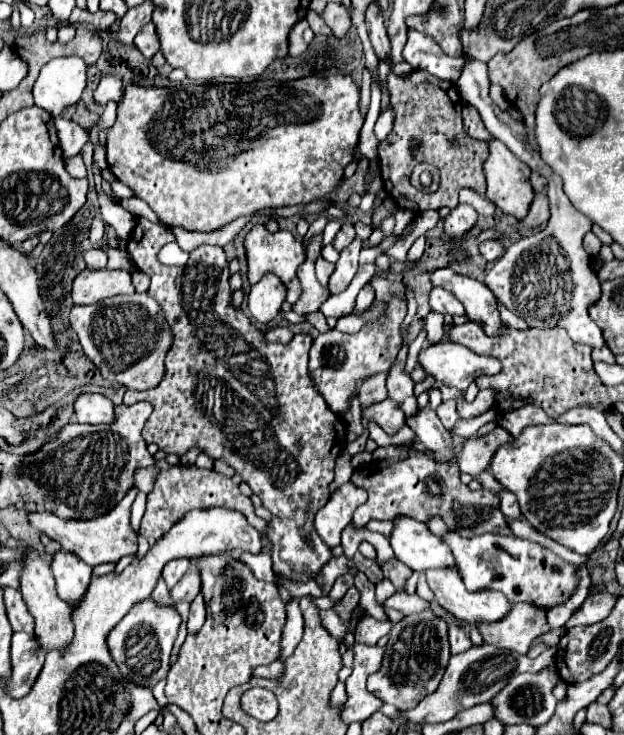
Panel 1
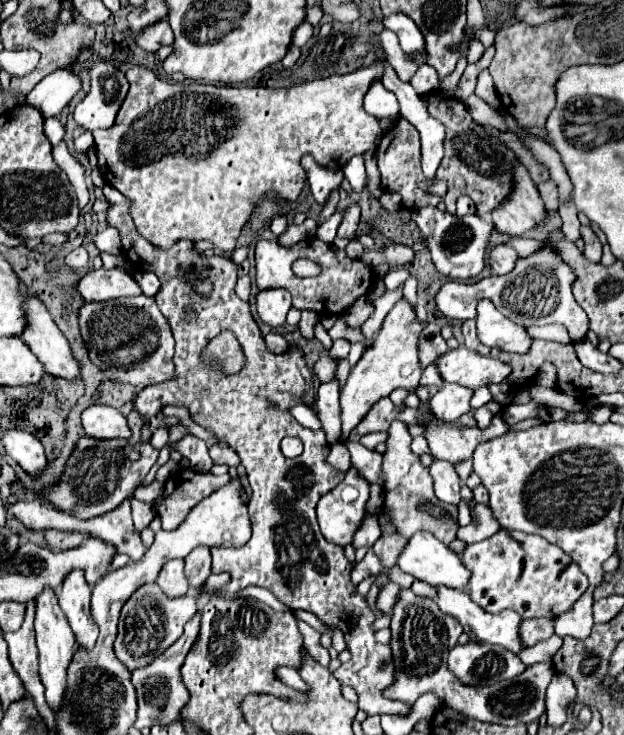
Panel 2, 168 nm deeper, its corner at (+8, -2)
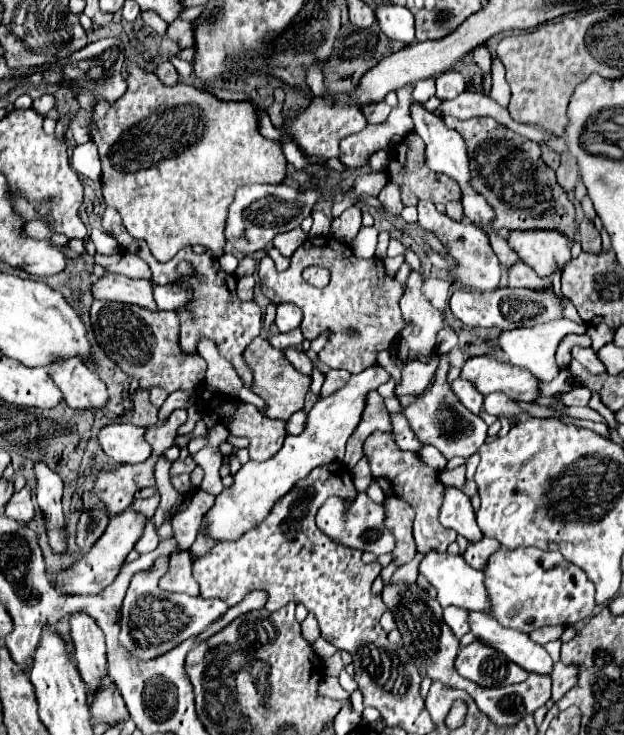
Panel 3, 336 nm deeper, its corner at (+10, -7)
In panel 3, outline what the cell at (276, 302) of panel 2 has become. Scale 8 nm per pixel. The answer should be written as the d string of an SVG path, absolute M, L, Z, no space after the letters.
M278 305L278 313L276 313L276 327L280 333L288 333L296 327L300 327L302 323L302 311L296 305Z

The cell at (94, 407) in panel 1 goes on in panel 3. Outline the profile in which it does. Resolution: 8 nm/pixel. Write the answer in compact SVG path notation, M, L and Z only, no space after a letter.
M130 423L106 425L98 433L98 443L104 453L116 463L142 463L150 457L152 449L144 439L144 427Z

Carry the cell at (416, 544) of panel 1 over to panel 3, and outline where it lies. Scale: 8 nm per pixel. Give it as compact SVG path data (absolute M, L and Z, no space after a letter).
M426 553L424 561L420 563L420 573L436 587L438 591L438 603L442 607L456 605L466 611L488 611L490 613L490 599L486 597L484 587L484 573L470 567L462 555L450 555L450 553Z

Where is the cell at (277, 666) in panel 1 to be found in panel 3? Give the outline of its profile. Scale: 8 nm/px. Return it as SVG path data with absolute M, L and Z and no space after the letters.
M328 677L326 681L320 683L320 695L324 697L332 697L332 699L342 699L342 701L348 701L350 693L346 693L340 683L338 683L338 677Z

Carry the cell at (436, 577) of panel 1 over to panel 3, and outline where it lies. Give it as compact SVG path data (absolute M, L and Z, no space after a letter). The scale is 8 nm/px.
M480 611L470 613L468 619L470 619L472 633L482 643L502 651L510 661L522 665L522 669L530 673L550 675L550 669L554 667L552 657L546 653L542 645L534 643L526 633L498 625L498 621L494 621L492 615Z

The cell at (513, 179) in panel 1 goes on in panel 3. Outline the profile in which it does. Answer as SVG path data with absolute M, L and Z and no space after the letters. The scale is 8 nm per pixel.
M510 231L508 243L540 277L552 275L572 259L568 239L558 231Z

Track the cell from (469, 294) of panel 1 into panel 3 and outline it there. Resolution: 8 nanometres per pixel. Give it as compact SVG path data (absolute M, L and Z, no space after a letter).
M562 317L562 319L554 319L554 321L548 321L548 323L542 323L542 325L534 325L534 327L502 331L498 341L500 341L502 351L506 351L506 357L512 365L528 369L540 381L552 381L560 373L560 367L556 363L556 349L558 349L560 341L566 335L584 335L586 331L588 331L588 325L574 323L574 321Z

